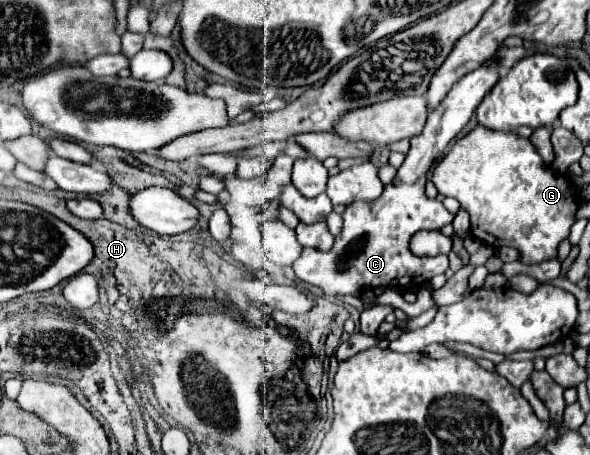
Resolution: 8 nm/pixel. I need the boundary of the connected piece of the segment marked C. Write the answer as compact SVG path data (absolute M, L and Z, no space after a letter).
M496 56L488 58L480 68L476 68L474 72L462 76L454 88L446 94L446 98L438 104L438 108L434 108L428 116L428 122L422 130L422 134L412 138L412 148L406 154L402 166L398 168L396 178L384 188L382 196L378 196L378 200L372 200L370 204L362 202L362 204L350 204L346 206L346 210L342 212L342 232L334 236L334 244L330 250L326 252L318 252L318 248L304 248L300 258L292 264L292 268L296 270L296 276L312 286L322 288L326 294L334 296L334 294L352 294L352 296L360 296L366 290L374 290L374 288L398 288L398 290L416 290L420 288L424 282L428 282L432 276L436 274L444 274L449 267L449 260L446 255L438 255L435 257L418 257L414 256L408 248L408 242L412 238L412 234L416 234L418 230L440 230L444 224L452 222L454 216L444 208L442 202L438 200L430 200L424 192L426 188L426 172L430 170L430 166L444 154L446 146L450 144L452 138L456 138L456 134L470 122L474 110L478 108L478 104L482 102L482 96L486 96L490 92L490 88L498 82L500 78L500 62Z

